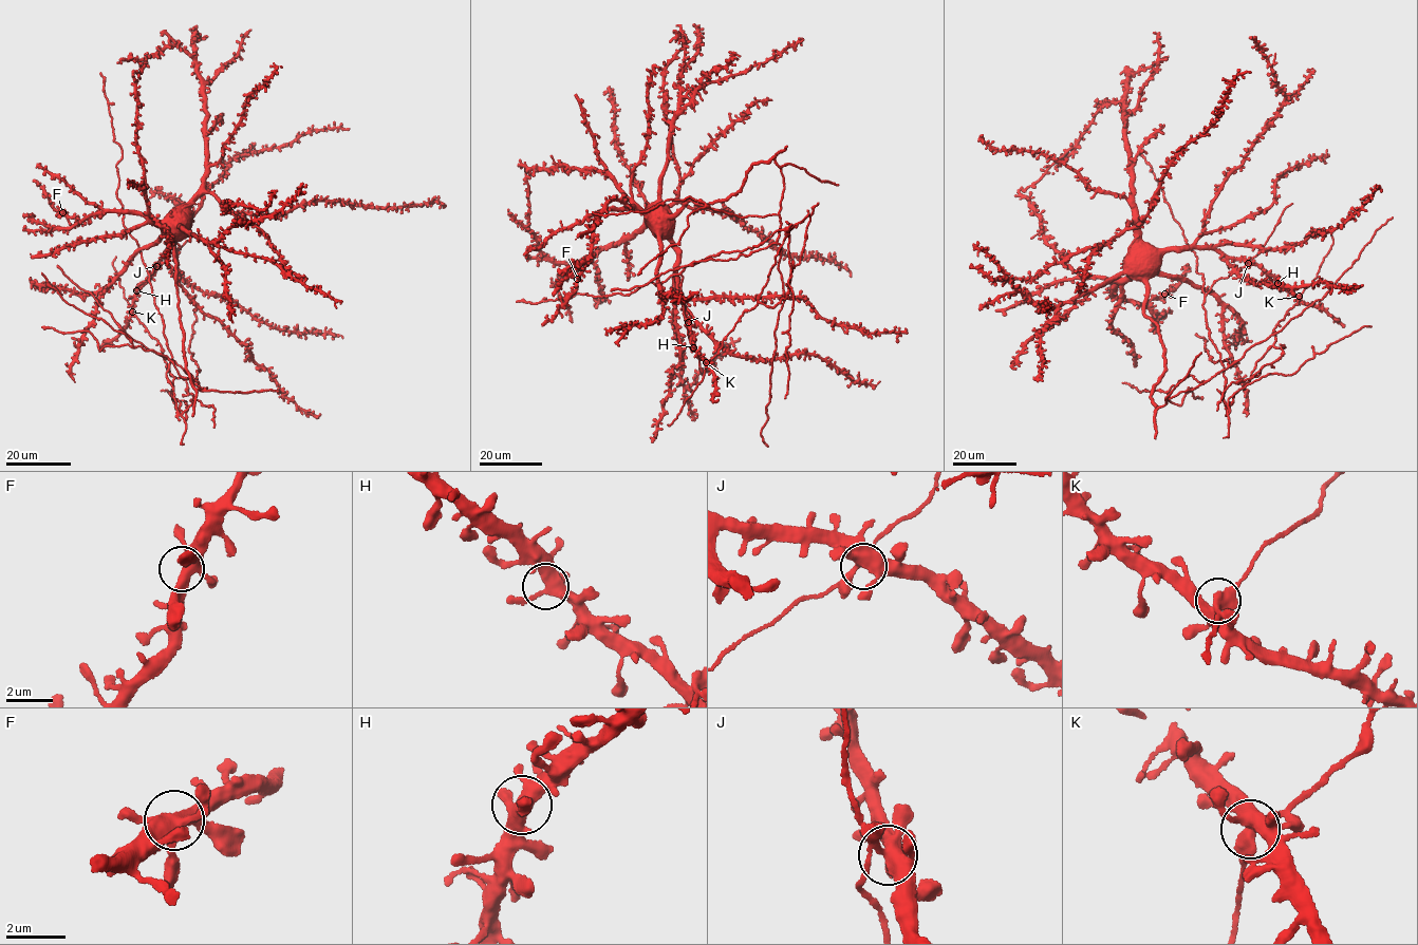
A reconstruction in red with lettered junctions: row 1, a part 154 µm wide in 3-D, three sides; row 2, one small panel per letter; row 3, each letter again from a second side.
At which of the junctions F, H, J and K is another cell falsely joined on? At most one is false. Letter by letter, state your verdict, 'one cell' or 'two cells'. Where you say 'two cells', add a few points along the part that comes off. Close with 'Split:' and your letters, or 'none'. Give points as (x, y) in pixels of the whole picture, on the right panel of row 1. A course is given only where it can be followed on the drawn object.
F: one cell
H: one cell
J: one cell
K: two cells; course (1299, 296), (1273, 329), (1273, 345), (1285, 346), (1281, 346), (1281, 357), (1249, 378), (1232, 382), (1216, 410)
Split: K

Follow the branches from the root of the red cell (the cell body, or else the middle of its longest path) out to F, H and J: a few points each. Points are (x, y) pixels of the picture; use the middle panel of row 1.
F: (673, 247), (670, 240), (656, 232), (637, 210), (627, 207), (605, 210), (598, 216), (593, 247), (577, 279)
H: (673, 247), (676, 253), (677, 297), (688, 319), (693, 347)
J: (673, 247), (676, 253), (677, 297), (688, 322)

